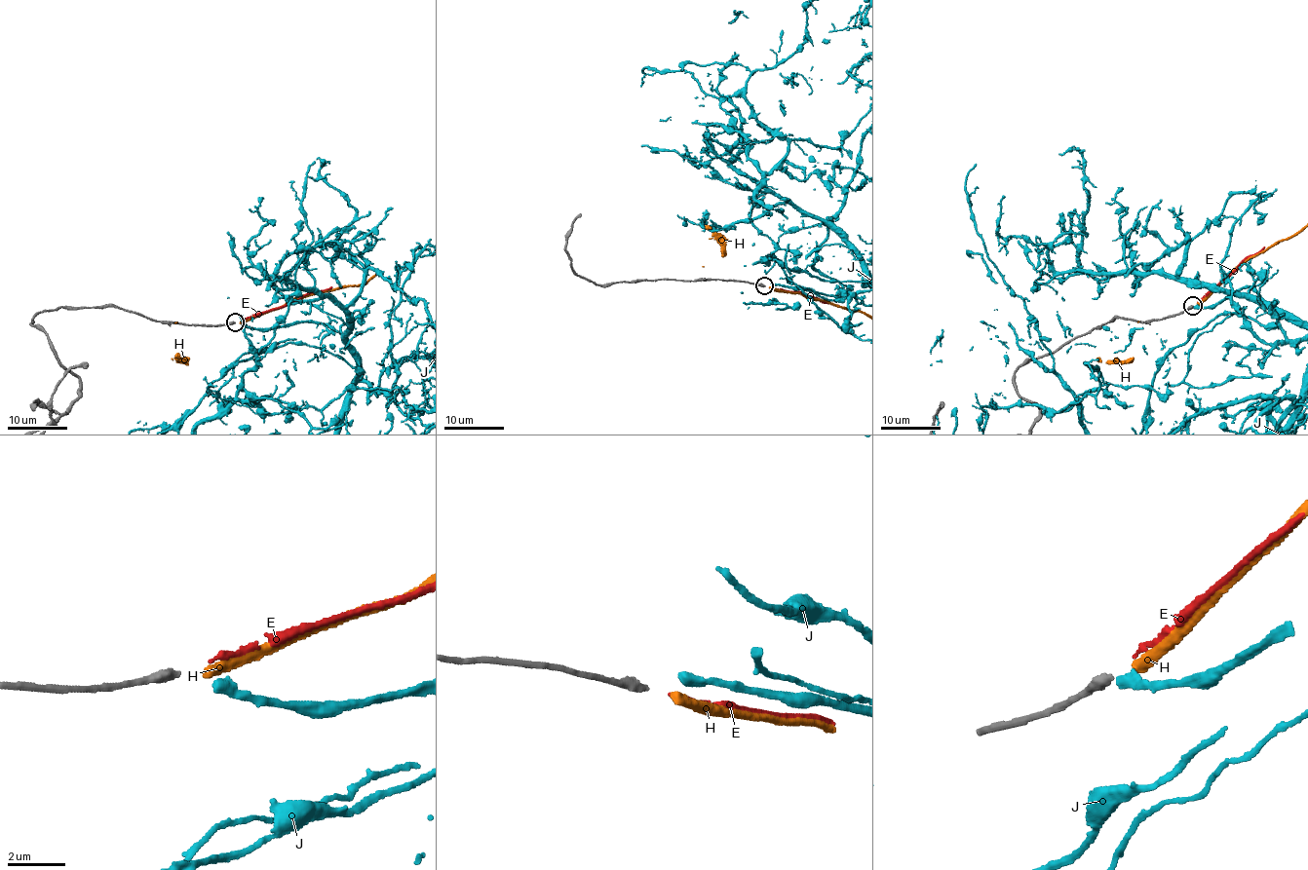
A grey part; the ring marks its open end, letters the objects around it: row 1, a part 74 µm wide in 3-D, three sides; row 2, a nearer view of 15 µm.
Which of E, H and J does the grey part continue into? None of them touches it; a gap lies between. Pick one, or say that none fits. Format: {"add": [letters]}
{"add": ["E"]}

